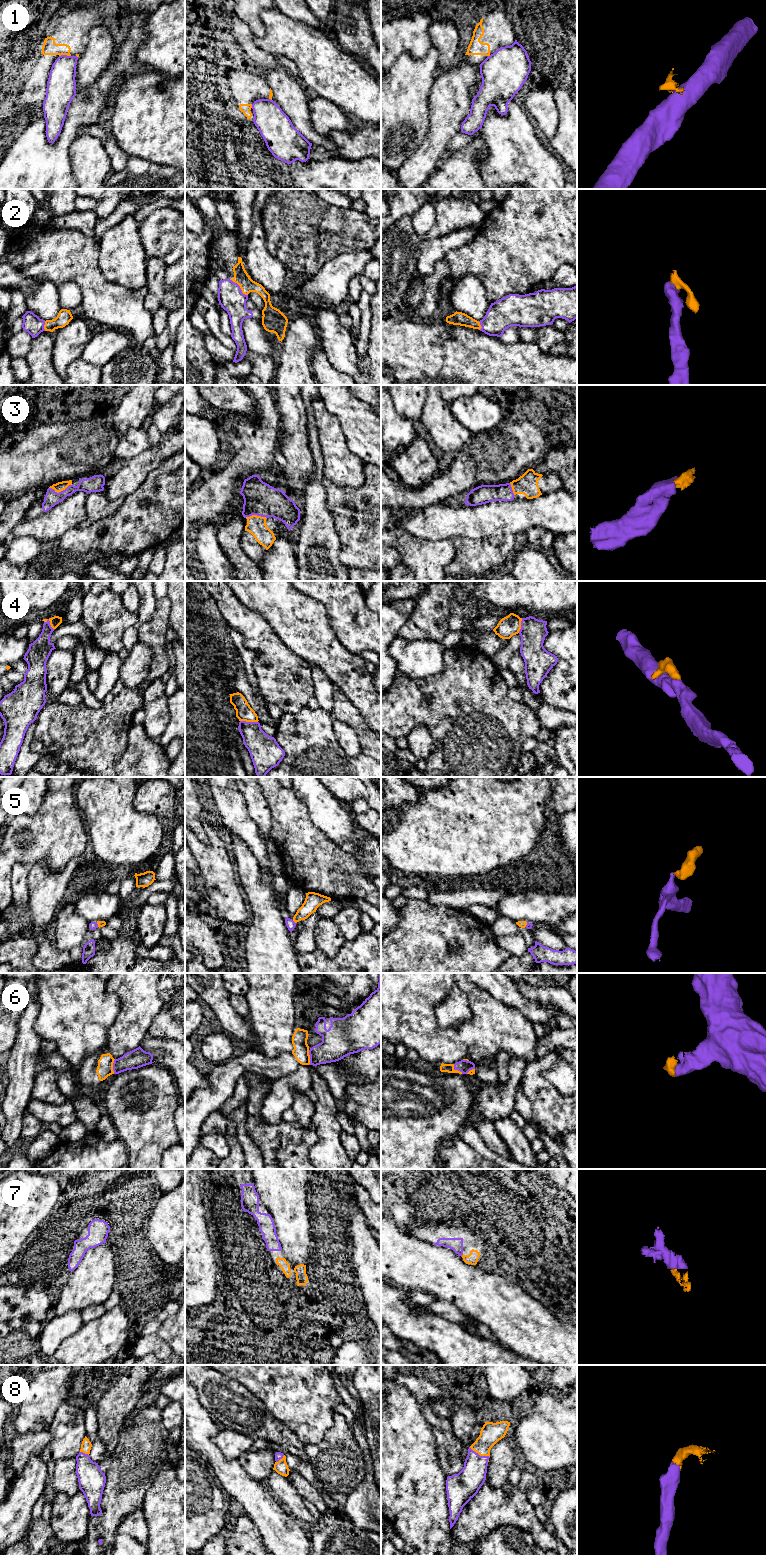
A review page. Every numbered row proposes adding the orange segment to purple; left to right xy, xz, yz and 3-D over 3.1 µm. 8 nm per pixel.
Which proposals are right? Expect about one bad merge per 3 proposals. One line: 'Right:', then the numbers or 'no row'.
Right: 2, 3, 5, 6, 7, 8

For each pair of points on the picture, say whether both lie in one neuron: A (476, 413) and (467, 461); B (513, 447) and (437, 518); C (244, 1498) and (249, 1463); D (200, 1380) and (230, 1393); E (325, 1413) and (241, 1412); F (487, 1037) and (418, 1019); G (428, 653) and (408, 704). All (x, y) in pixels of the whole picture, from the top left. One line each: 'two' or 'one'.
A: two
B: two
C: two
D: one
E: two
F: one
G: two

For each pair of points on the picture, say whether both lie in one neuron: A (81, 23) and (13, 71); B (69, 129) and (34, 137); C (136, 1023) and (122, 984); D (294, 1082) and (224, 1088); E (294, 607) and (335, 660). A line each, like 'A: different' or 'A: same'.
A: different
B: same
C: same
D: different
E: same

